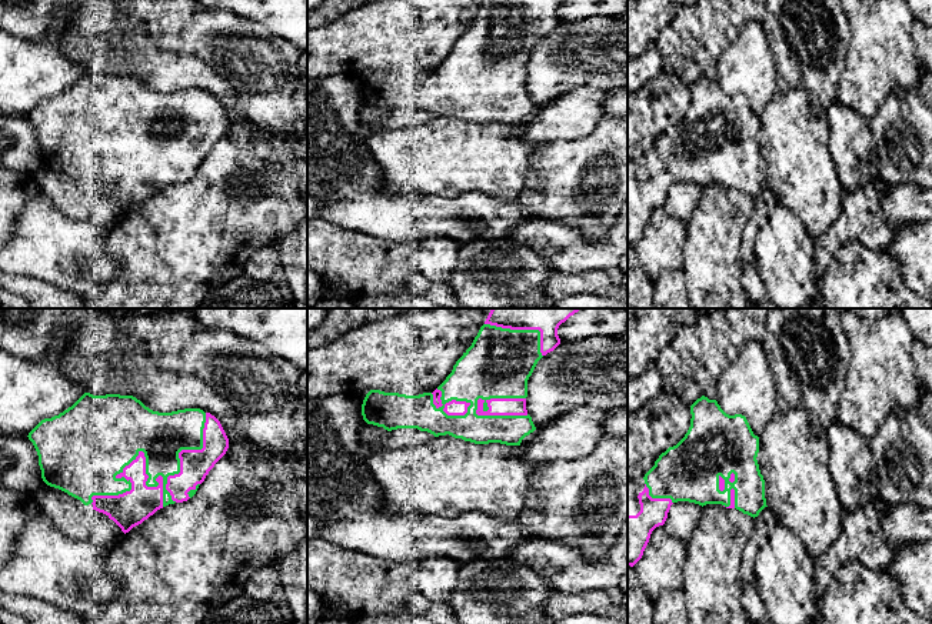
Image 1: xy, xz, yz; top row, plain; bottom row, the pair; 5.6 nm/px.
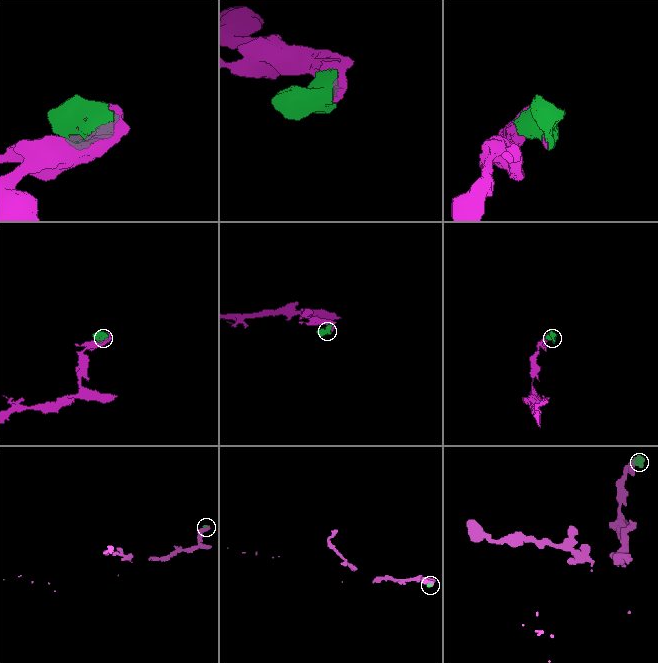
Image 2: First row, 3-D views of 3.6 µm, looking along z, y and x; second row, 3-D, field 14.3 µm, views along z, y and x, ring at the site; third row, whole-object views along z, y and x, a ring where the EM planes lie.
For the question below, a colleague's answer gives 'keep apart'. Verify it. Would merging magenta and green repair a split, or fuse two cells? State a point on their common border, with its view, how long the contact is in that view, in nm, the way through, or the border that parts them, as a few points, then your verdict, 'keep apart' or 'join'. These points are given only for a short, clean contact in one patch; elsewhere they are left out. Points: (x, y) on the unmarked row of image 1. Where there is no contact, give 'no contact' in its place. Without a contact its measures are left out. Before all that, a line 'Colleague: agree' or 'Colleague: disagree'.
Colleague: disagree
meets magenta in xy at (145, 164); contact 800 nm long; join

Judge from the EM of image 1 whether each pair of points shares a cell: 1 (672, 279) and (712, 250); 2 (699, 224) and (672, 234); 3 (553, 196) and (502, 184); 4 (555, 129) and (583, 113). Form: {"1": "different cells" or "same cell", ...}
{"1": "different cells", "2": "different cells", "3": "different cells", "4": "same cell"}

